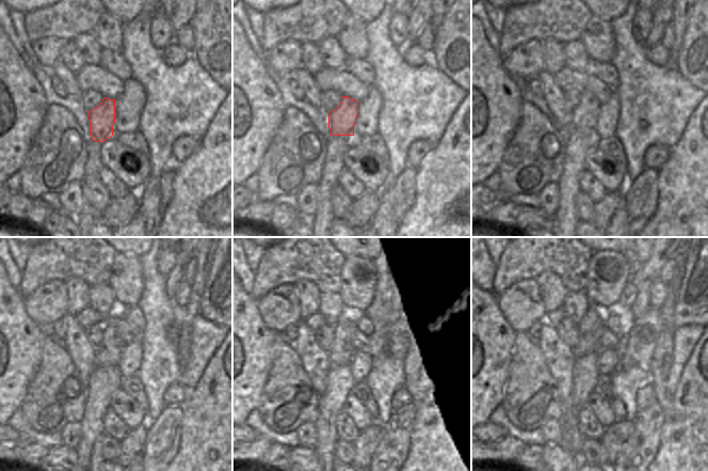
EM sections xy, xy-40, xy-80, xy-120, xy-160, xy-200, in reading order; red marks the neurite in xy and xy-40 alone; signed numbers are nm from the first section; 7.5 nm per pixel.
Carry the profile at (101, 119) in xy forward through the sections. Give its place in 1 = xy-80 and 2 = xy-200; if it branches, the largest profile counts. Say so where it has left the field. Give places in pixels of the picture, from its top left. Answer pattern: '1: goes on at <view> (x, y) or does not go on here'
1: goes on at xy-80 (584, 115)
2: goes on at xy-200 (588, 328)

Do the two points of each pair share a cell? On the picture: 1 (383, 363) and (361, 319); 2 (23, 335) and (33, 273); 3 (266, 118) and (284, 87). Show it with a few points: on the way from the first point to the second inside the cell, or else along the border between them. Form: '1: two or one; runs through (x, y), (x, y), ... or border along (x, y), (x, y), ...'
1: two; border along (384, 330), (384, 348), (373, 356)
2: two; border along (18, 289), (23, 297)
3: two; border along (270, 72), (286, 105)

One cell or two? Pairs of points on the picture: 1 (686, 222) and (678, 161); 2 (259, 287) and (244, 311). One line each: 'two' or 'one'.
1: one
2: two

